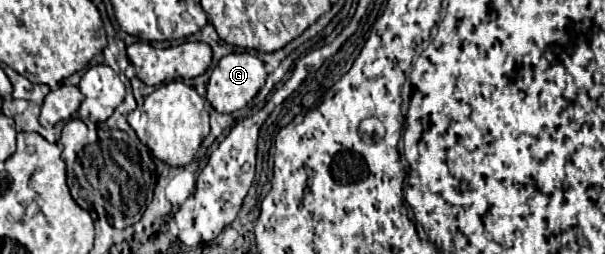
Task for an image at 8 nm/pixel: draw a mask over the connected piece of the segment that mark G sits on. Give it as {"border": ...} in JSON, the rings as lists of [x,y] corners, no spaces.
{"border":[[[231,53],[225,55],[217,67],[213,69],[209,83],[207,83],[207,101],[211,103],[211,107],[217,113],[233,113],[237,109],[243,109],[257,93],[259,89],[265,85],[267,79],[267,71],[265,65],[259,57],[251,55],[251,53]]]}

